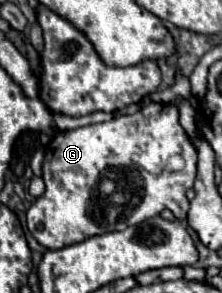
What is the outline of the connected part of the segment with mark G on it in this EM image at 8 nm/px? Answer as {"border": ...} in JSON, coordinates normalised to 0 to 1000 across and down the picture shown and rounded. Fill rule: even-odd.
{"border":[[[685,345],[595,392],[514,399],[505,413],[387,427],[342,447],[270,447],[207,502],[189,563],[207,652],[117,727],[126,788],[207,850],[279,850],[423,802],[559,788],[568,768],[622,768],[703,741],[730,713],[766,713],[793,747],[838,747],[838,652],[874,631],[883,549],[883,502],[802,413],[802,365],[766,352]],[[775,529],[829,536],[838,563],[820,584],[757,590],[730,577]],[[514,652],[550,659],[523,706],[495,686]]]}

